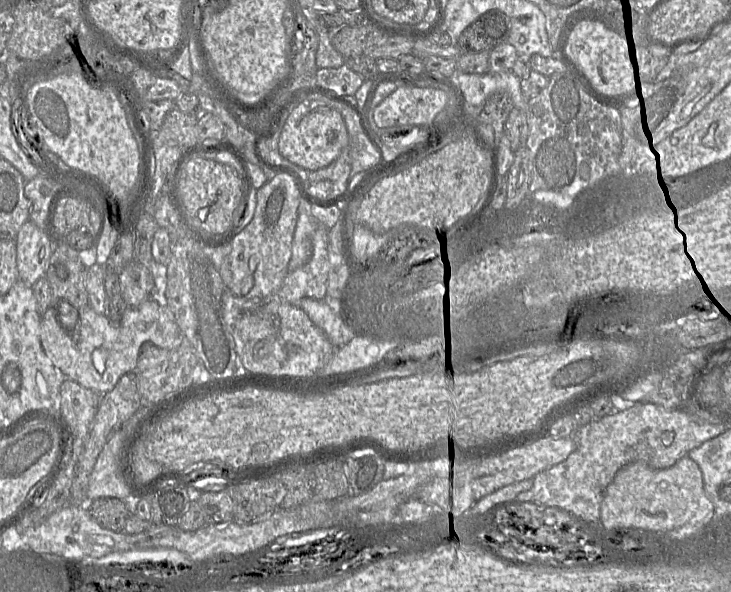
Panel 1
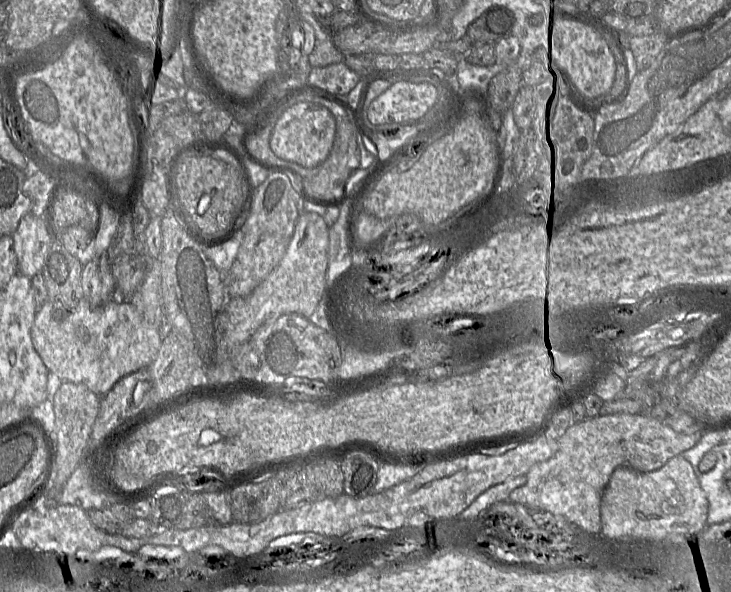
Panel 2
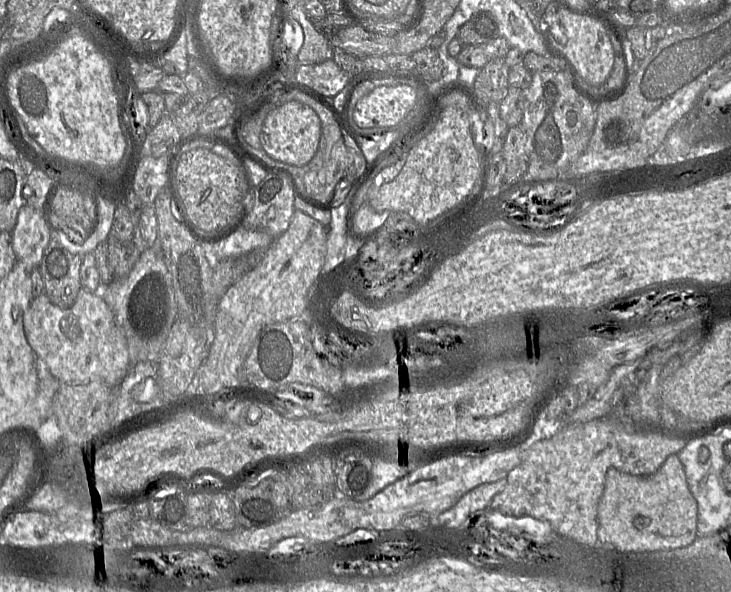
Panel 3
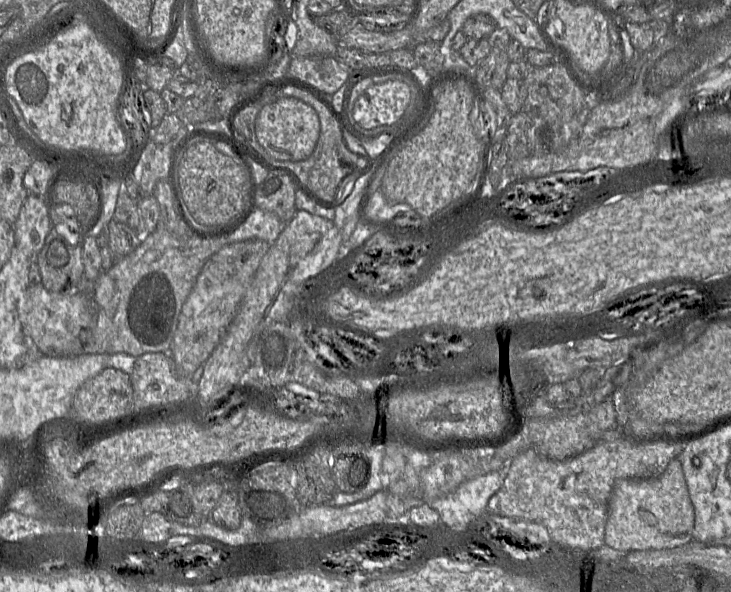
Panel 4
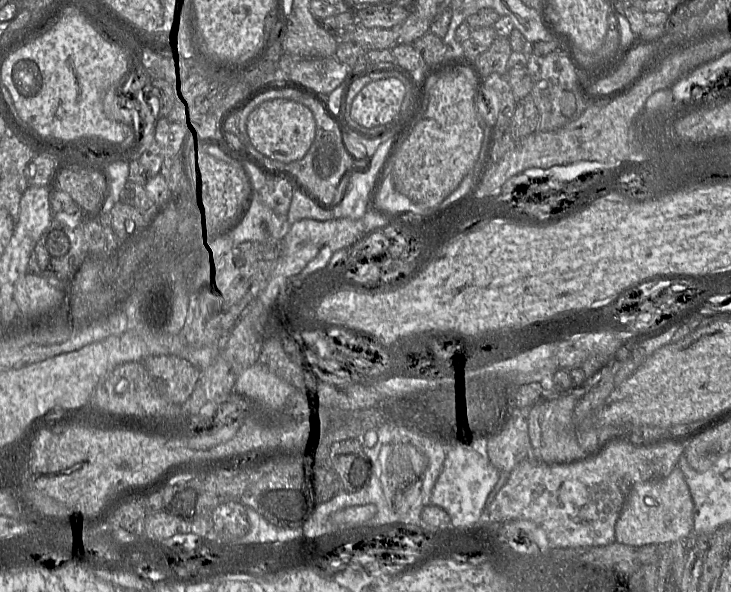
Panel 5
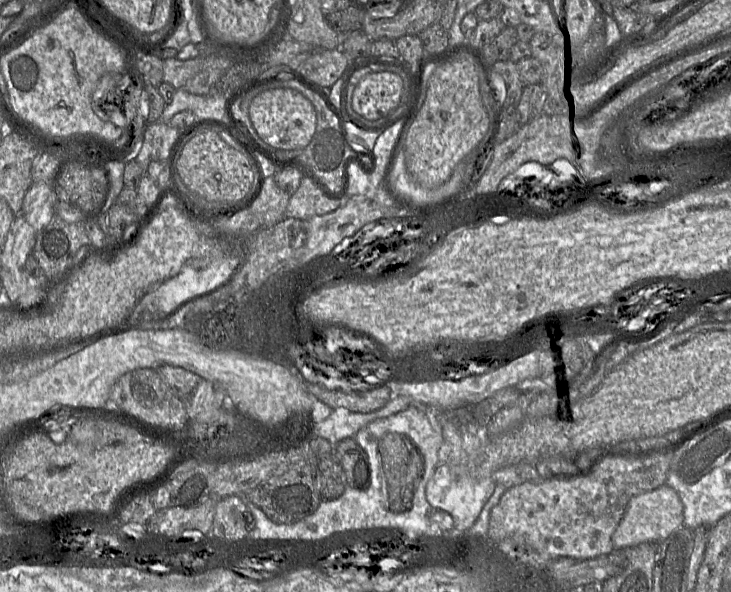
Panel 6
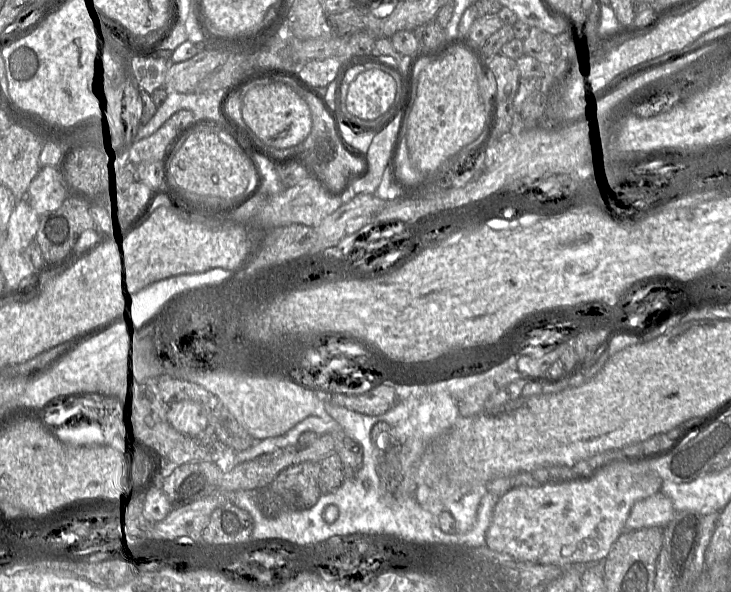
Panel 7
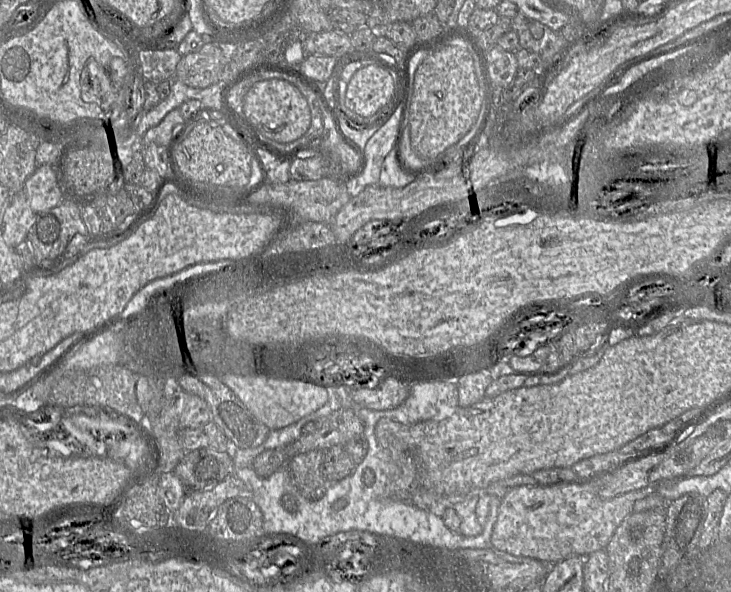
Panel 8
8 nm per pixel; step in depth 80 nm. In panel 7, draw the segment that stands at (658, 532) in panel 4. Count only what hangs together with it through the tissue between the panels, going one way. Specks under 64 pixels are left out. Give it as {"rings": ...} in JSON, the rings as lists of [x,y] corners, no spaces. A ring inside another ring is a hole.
{"rings":[[[658,492],[646,499],[637,501],[626,520],[624,531],[641,528],[665,527],[674,517],[672,501]]]}

